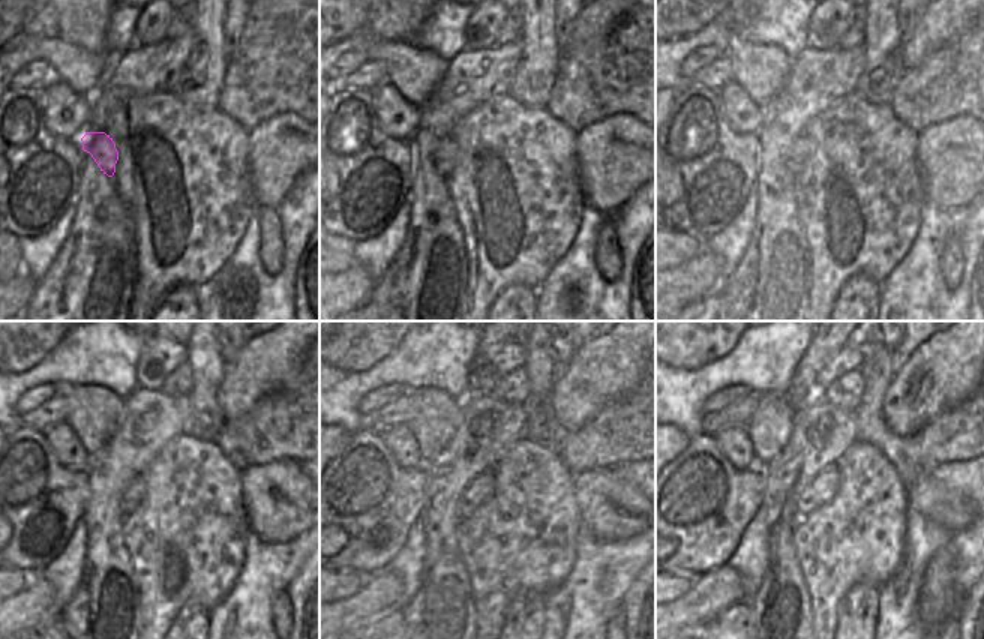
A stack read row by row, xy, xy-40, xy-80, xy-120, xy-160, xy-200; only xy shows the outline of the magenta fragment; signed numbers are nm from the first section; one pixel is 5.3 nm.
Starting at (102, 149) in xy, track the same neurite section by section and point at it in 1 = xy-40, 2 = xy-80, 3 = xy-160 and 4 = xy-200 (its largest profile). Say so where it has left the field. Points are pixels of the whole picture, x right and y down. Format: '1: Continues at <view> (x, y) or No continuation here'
1: Continues at xy-40 (446, 156)
2: Continues at xy-80 (800, 152)
3: Continues at xy-160 (480, 489)
4: Continues at xy-200 (822, 489).

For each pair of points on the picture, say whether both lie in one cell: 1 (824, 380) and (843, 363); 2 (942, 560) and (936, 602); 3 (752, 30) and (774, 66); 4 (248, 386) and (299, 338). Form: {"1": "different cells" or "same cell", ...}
{"1": "same cell", "2": "same cell", "3": "different cells", "4": "same cell"}

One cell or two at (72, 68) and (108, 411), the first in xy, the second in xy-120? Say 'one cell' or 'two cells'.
one cell

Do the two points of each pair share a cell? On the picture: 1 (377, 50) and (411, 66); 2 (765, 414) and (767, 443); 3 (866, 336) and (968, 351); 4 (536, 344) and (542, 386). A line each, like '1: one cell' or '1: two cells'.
1: one cell
2: one cell
3: two cells
4: one cell

